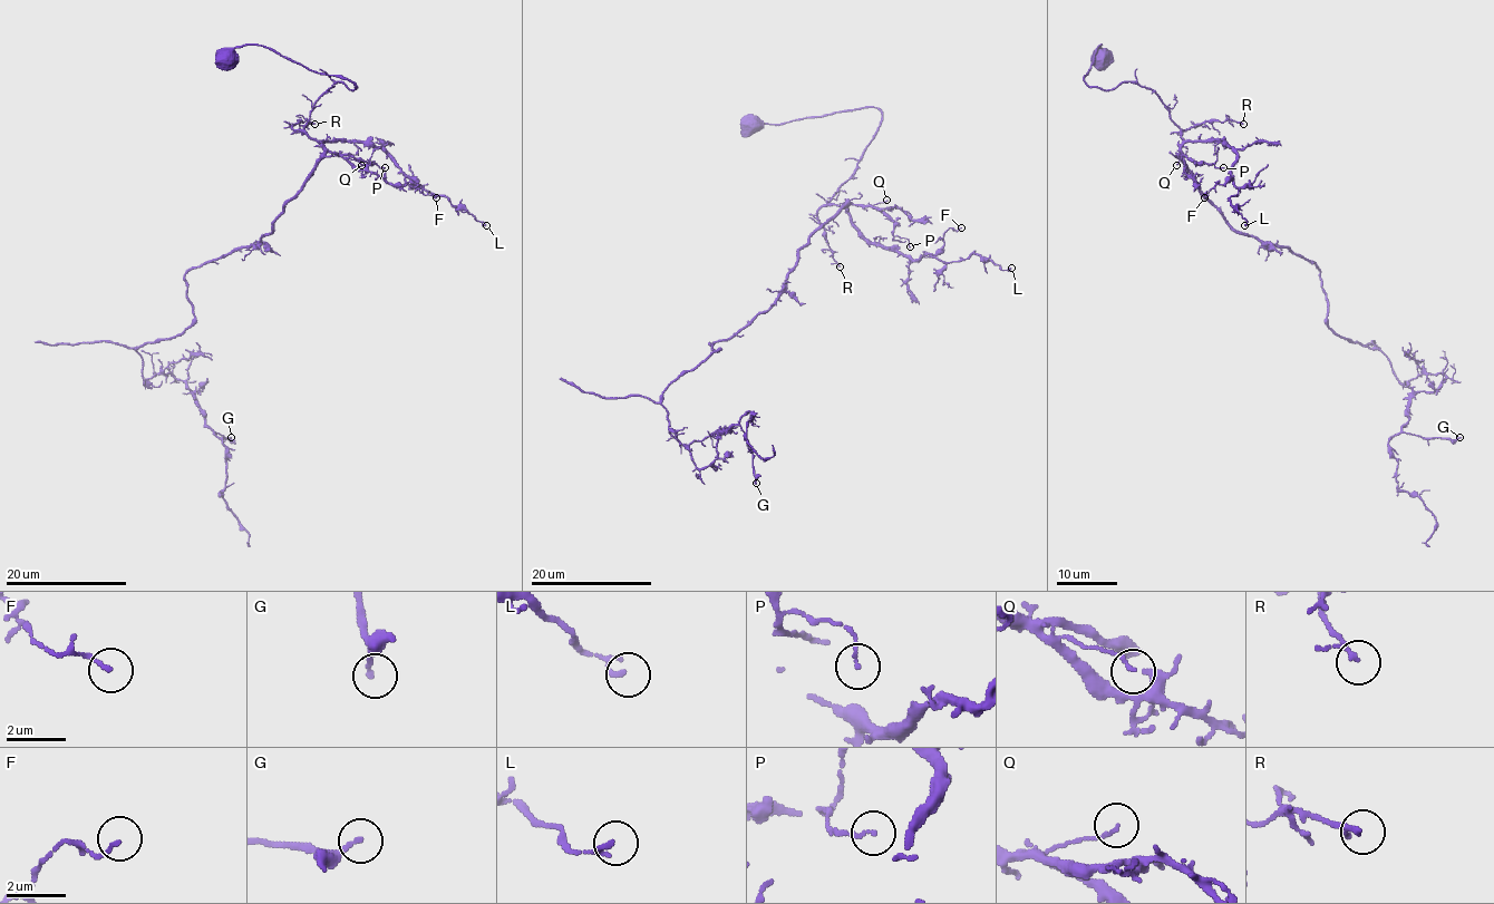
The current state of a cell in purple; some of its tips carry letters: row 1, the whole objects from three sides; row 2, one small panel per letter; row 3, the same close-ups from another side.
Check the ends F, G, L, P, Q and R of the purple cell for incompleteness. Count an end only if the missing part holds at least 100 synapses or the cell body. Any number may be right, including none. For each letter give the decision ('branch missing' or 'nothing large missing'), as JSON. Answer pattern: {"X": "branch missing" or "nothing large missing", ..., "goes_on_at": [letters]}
{"F": "nothing large missing", "G": "nothing large missing", "L": "nothing large missing", "P": "nothing large missing", "Q": "nothing large missing", "R": "nothing large missing", "goes_on_at": []}

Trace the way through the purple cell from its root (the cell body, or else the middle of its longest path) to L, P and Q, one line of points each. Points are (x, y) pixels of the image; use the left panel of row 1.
L: (225, 61), (260, 45), (348, 78), (357, 87), (330, 87), (306, 133), (381, 148), (411, 186), (486, 225)
P: (225, 61), (235, 48), (260, 45), (348, 78), (357, 87), (330, 87), (306, 133), (332, 153), (385, 167)
Q: (225, 61), (235, 48), (260, 45), (348, 78), (357, 87), (337, 81), (303, 128), (361, 165)

